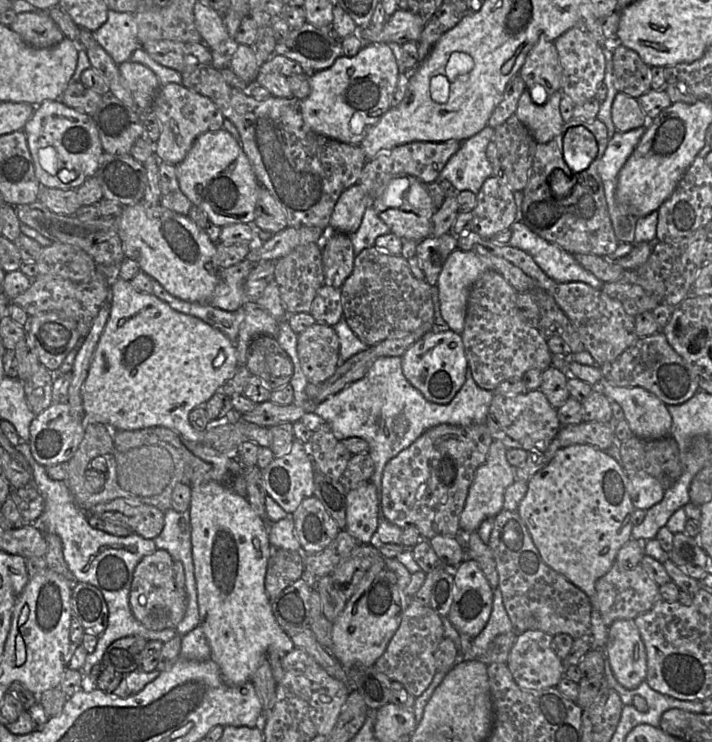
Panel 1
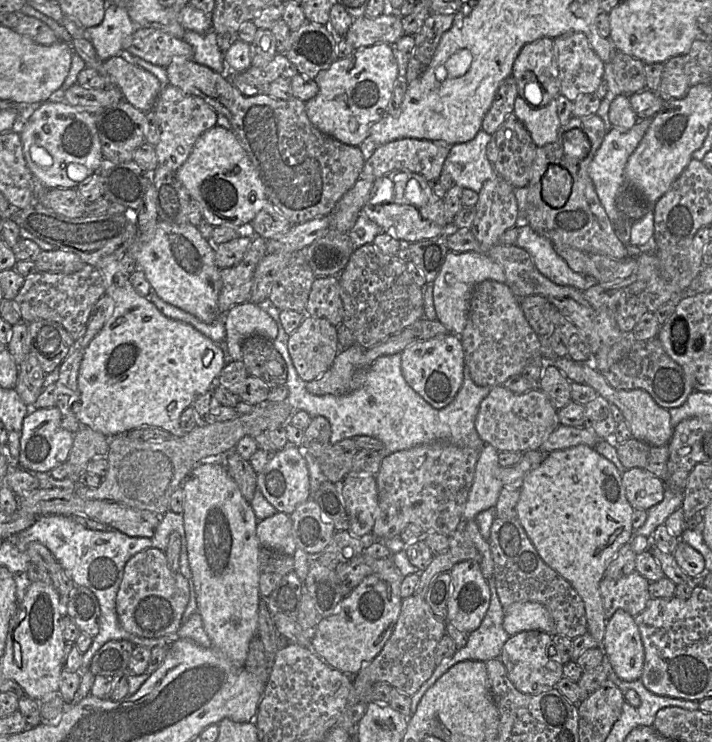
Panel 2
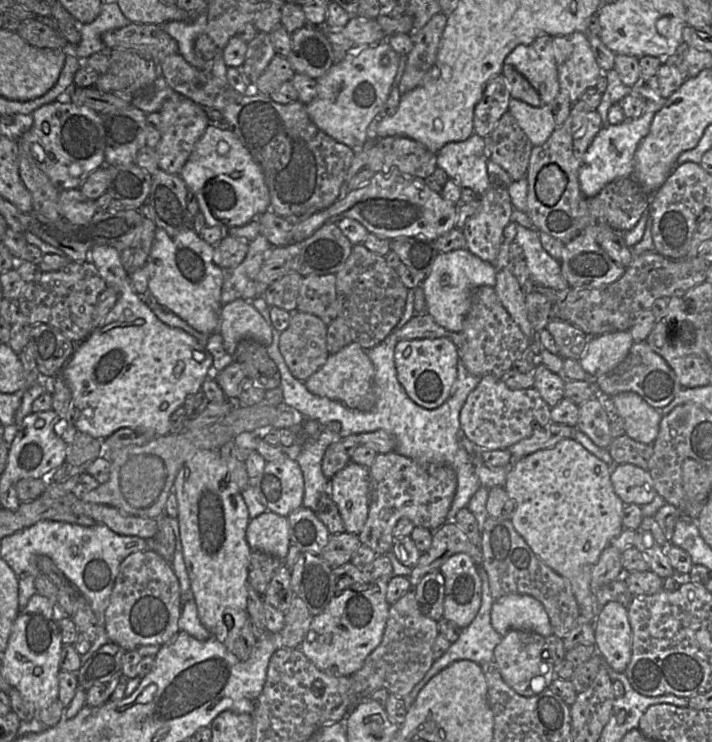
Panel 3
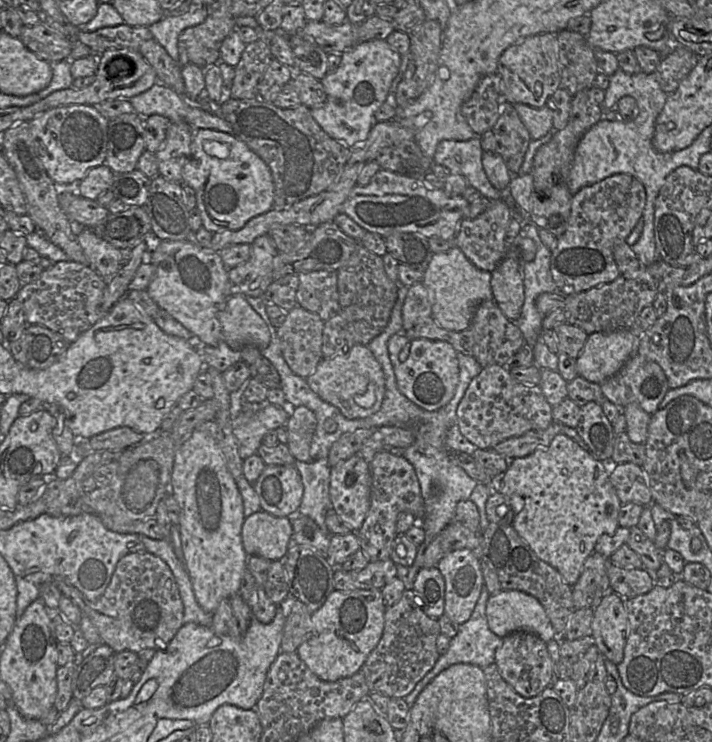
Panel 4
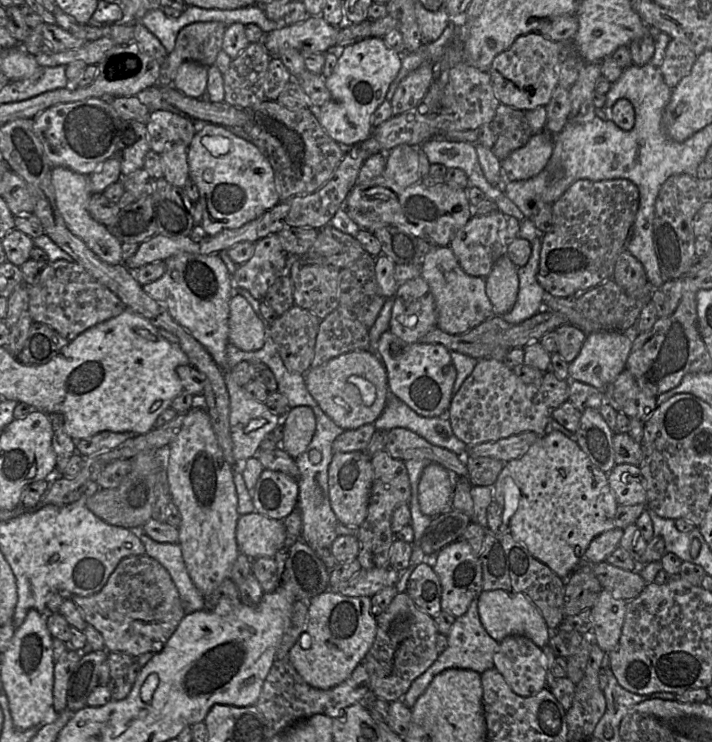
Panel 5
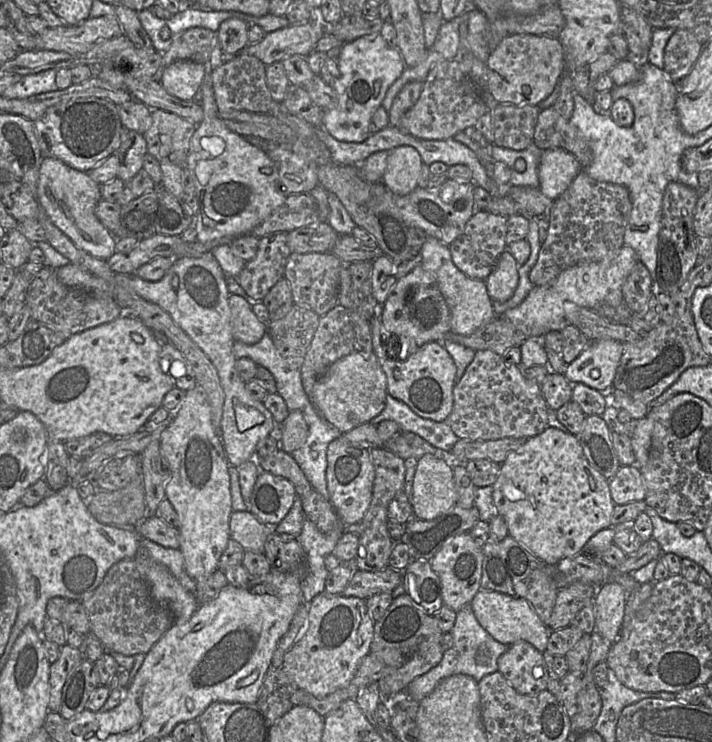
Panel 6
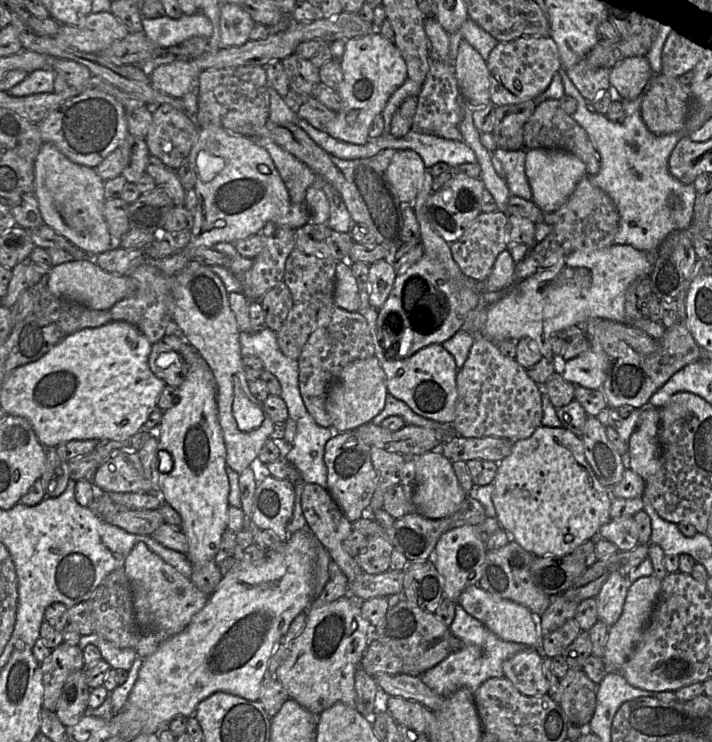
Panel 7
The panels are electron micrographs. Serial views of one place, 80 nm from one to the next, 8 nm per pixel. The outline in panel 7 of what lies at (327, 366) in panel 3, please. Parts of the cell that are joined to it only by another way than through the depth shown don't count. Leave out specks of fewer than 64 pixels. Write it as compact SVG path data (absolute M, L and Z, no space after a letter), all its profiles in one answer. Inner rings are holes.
M376 356L346 365L330 385L326 395L325 407L334 431L339 433L353 431L371 422L384 408L387 392L386 375Z

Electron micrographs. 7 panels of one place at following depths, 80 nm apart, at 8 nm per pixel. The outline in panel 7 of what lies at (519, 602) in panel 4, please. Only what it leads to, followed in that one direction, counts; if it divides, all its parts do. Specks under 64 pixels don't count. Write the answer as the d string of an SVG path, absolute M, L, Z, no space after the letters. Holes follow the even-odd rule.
M478 585L466 588L460 594L457 604L461 605L469 615L484 624L500 639L522 644L525 648L542 648L543 635L539 623L540 617L536 617L525 606L493 595Z

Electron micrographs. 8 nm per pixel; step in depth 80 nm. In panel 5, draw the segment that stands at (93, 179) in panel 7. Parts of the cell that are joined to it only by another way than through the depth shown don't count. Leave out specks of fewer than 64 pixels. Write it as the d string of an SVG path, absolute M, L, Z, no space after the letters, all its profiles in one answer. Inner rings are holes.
M64 167L51 169L51 182L57 209L64 219L67 228L81 239L95 255L108 264L120 264L122 263L122 243L110 233L105 225L94 220L88 211L88 204L93 194L90 189L88 176Z

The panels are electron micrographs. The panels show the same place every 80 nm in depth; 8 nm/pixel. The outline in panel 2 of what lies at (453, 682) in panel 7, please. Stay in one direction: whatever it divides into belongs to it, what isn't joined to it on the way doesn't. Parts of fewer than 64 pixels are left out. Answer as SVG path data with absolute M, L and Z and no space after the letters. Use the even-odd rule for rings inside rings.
M494 576L487 580L490 588L490 605L480 626L469 633L467 644L437 665L432 676L411 696L411 717L426 691L452 666L464 660L487 662L500 658L502 648L510 635L503 628L504 609L498 597Z

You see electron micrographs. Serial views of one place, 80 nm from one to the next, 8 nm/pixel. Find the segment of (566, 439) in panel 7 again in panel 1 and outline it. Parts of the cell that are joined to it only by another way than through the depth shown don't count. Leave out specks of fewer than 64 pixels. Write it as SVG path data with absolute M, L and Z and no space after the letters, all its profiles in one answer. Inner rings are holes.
M577 444L558 449L552 460L530 477L527 485L527 492L517 508L518 515L545 564L563 575L590 599L591 645L592 648L604 649L608 627L597 609L595 583L612 567L619 549L632 539L632 514L635 508L629 493L629 477L623 467L604 451L589 444Z

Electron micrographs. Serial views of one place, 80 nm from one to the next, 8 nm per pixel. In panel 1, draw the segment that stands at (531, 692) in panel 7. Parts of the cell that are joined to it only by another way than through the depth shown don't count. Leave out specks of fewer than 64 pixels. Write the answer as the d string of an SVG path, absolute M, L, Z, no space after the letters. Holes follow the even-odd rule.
M527 630L517 635L506 665L520 688L542 690L556 687L561 678L564 677L563 660L557 656L554 650L553 637L553 635L541 630Z

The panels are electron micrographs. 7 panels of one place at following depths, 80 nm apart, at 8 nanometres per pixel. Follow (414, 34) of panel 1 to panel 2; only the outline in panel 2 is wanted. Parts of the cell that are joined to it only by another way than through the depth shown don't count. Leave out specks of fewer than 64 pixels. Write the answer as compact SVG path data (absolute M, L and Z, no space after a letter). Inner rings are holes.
M386 11L376 18L363 15L354 19L342 37L355 50L380 43L394 45L399 38L405 35L401 18L396 11Z

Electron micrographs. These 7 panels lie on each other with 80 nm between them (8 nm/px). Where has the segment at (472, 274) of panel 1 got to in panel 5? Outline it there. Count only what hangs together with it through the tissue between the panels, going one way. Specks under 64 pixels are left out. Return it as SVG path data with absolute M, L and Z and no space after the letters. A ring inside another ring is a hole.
M436 246L425 254L421 276L433 294L437 327L453 334L465 334L494 315L494 309L486 294L486 280L467 274L449 246Z

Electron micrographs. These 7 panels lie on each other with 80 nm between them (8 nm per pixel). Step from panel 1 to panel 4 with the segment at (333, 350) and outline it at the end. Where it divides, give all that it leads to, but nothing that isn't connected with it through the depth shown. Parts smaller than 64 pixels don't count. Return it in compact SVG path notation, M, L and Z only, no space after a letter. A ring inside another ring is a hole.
M297 305L287 313L284 323L276 329L283 358L292 372L304 379L313 374L323 359L323 328L324 321L318 314L304 310Z

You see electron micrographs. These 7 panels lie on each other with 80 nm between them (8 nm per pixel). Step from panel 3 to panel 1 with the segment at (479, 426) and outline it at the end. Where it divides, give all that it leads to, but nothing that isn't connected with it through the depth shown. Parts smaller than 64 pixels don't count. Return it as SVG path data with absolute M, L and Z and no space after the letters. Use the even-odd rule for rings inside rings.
M540 389L519 395L494 394L489 405L486 426L493 440L501 441L507 449L545 451L562 427L555 409Z

